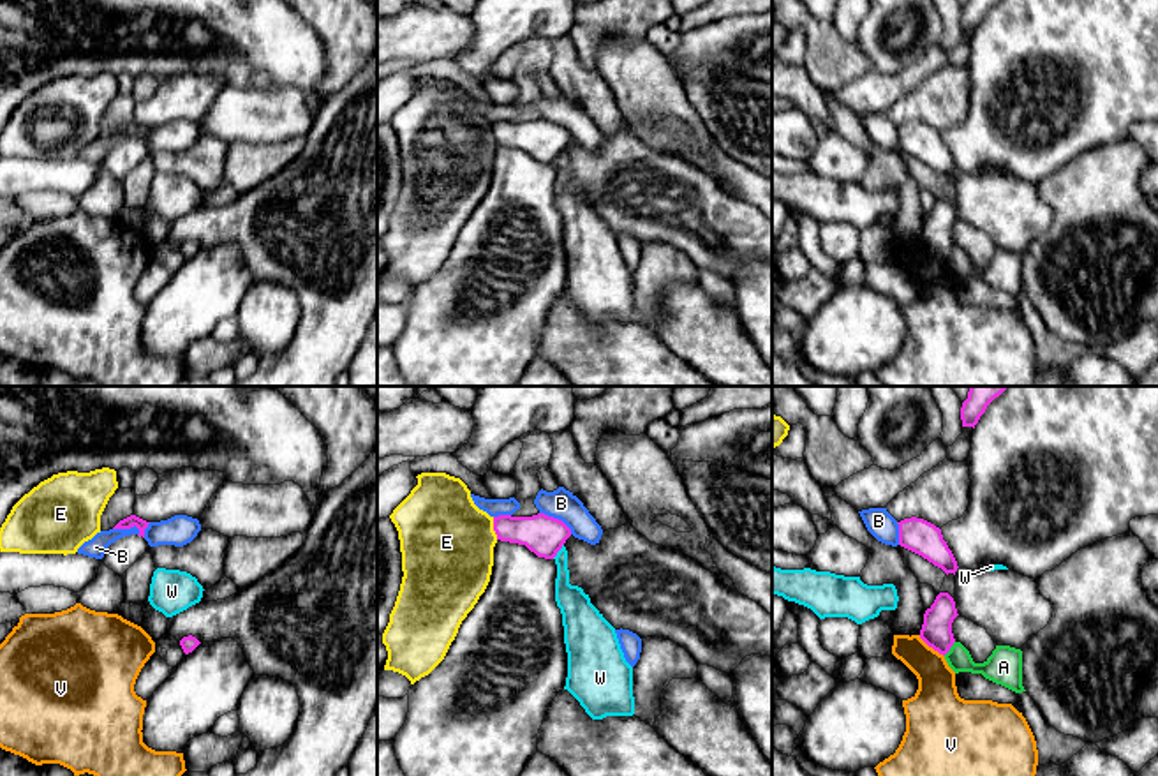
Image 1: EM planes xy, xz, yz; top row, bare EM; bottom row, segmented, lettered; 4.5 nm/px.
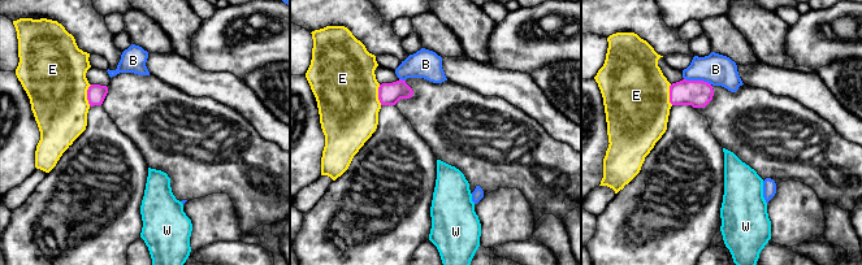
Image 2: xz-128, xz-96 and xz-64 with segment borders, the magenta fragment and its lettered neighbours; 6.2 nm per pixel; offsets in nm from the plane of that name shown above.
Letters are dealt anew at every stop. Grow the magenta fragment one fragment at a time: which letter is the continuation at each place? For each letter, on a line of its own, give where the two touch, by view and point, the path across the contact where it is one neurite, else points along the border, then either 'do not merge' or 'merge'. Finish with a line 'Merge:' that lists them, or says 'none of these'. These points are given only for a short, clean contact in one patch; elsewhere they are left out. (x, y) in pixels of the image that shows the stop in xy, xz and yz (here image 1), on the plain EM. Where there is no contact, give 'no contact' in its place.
A: yz (950, 251) | along yz (954, 246), (943, 260) | do not merge
B: xz (557, 124) | along xz (540, 117), (557, 122), (571, 138) | do not merge
E: xz (494, 133) | along xz (492, 122), (497, 143) | do not merge
V: yz (931, 251) | along yz (919, 240), (943, 261) | do not merge
W: xz (559, 154) | along xz (563, 149), (552, 163) | do not merge
Merge: none of these

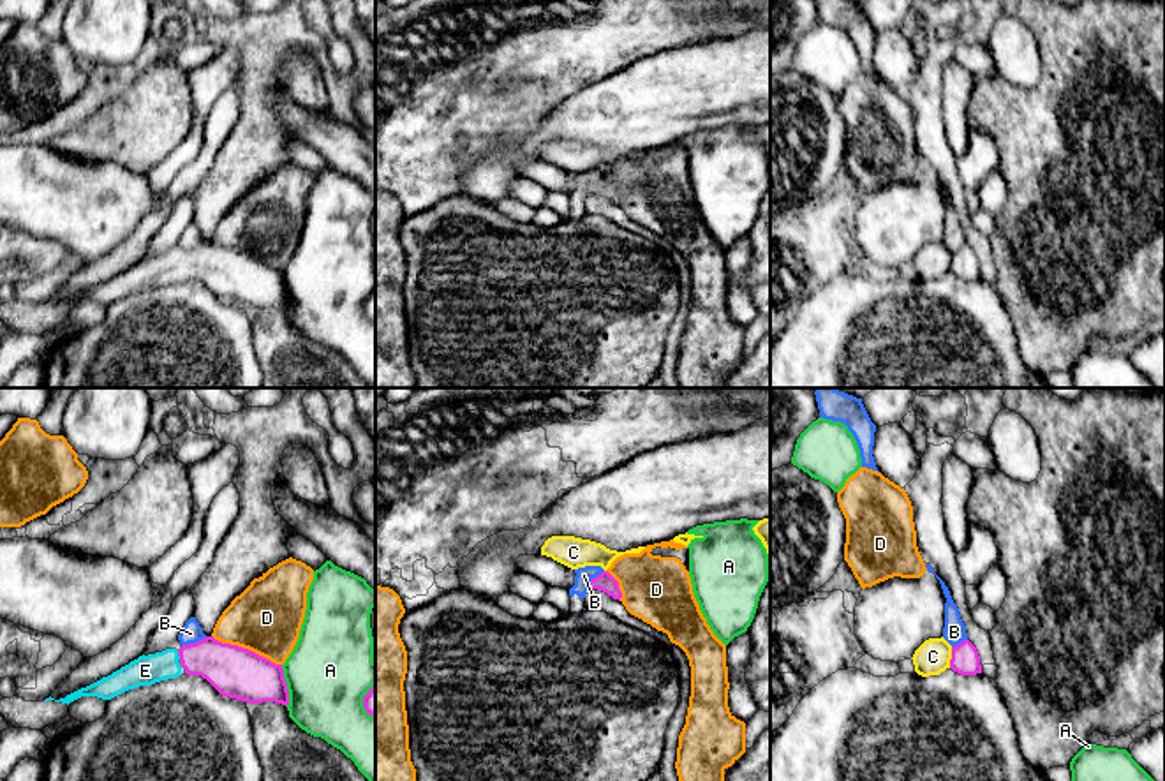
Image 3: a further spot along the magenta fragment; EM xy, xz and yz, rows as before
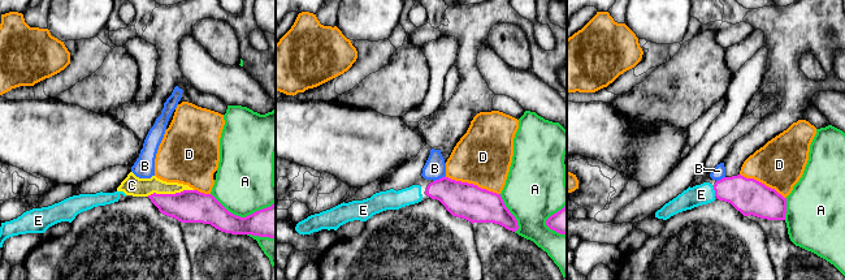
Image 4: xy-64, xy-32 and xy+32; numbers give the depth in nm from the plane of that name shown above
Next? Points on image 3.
A: xy (286, 291) | do not merge
B: xy (196, 247) | along xy (207, 242), (182, 251) | do not merge
C: yz (952, 263) | do not merge
D: xy (247, 254) | do not merge
E: xy (178, 260) | across xy (230, 274), (210, 263), (178, 260), (145, 275) | merge
Merge: E

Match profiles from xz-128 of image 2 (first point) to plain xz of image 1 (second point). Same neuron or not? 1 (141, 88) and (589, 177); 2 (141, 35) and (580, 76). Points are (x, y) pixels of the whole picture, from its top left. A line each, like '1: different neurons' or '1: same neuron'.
1: same neuron
2: same neuron

